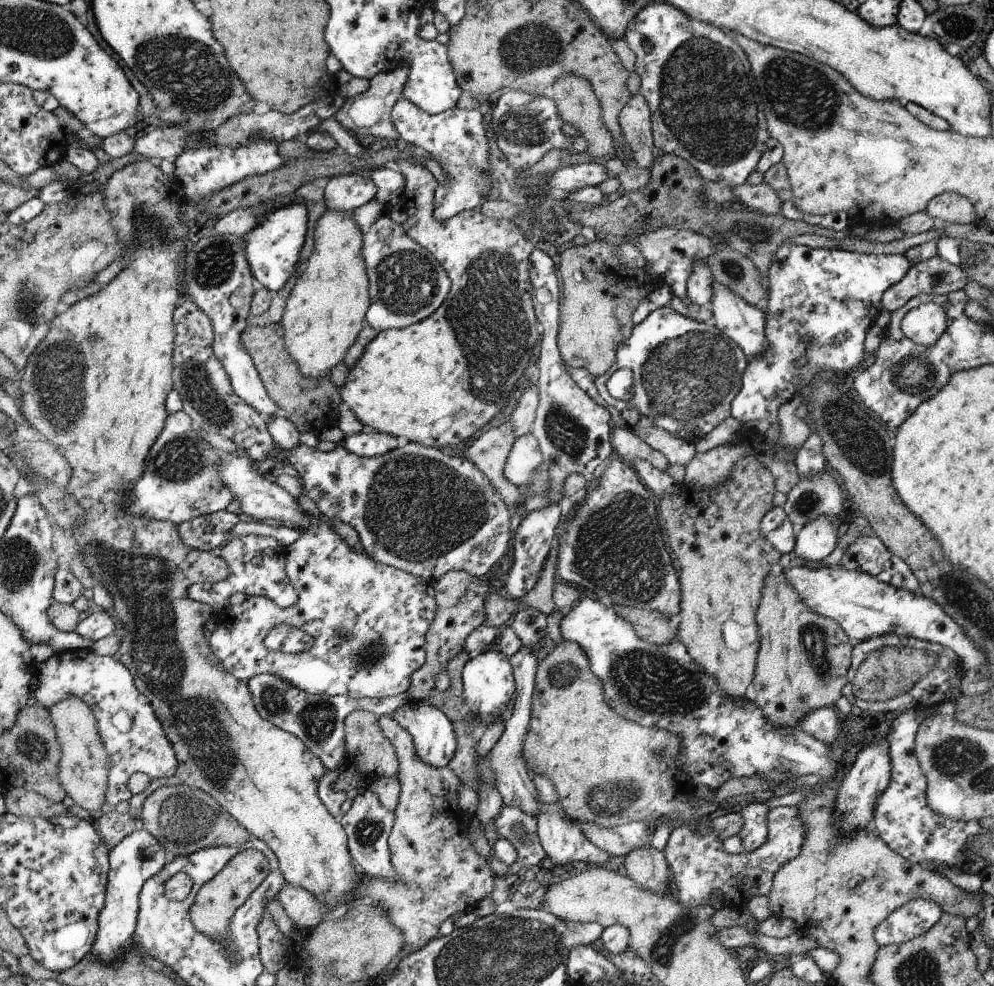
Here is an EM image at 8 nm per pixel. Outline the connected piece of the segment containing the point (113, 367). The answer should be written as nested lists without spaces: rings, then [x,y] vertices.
[[[134,161],[125,165],[119,170],[113,172],[110,180],[104,187],[105,204],[112,213],[113,227],[117,229],[117,235],[123,240],[124,268],[108,283],[105,284],[100,292],[88,298],[75,302],[68,310],[58,313],[50,327],[49,334],[38,345],[37,351],[29,360],[28,368],[24,370],[21,379],[21,401],[18,404],[23,416],[36,429],[37,433],[42,436],[44,441],[51,442],[60,454],[67,460],[72,469],[72,476],[65,486],[64,490],[82,507],[85,513],[83,521],[72,529],[70,534],[76,540],[76,544],[81,546],[84,556],[85,565],[90,569],[90,574],[96,581],[95,584],[102,584],[106,592],[111,594],[114,601],[113,617],[120,620],[122,624],[123,635],[119,650],[112,656],[118,659],[131,672],[137,688],[145,694],[152,702],[156,715],[164,725],[166,736],[173,743],[176,749],[178,768],[174,776],[168,777],[166,786],[188,785],[201,789],[210,797],[214,798],[218,804],[222,805],[226,812],[230,813],[252,836],[263,839],[274,852],[279,860],[279,869],[283,877],[295,887],[305,888],[308,892],[314,893],[318,900],[327,904],[327,913],[336,909],[341,904],[348,908],[352,906],[351,896],[354,891],[361,885],[362,873],[354,866],[353,858],[348,849],[348,836],[345,831],[345,825],[341,824],[340,819],[335,817],[329,811],[324,801],[318,794],[318,786],[322,776],[328,770],[325,764],[318,756],[296,735],[281,729],[269,720],[266,720],[261,713],[257,711],[256,702],[253,700],[252,693],[249,691],[249,684],[246,681],[238,680],[230,674],[230,671],[221,663],[219,658],[214,654],[209,641],[204,638],[204,624],[212,616],[216,616],[215,611],[205,603],[194,602],[188,598],[188,586],[196,582],[216,582],[224,580],[231,574],[228,562],[226,562],[218,553],[210,551],[199,551],[190,548],[180,537],[177,525],[170,521],[161,521],[149,519],[146,517],[137,517],[126,511],[126,507],[131,500],[129,492],[134,488],[138,479],[145,474],[145,460],[161,436],[161,432],[168,422],[168,412],[164,408],[168,392],[172,392],[172,348],[175,347],[174,325],[172,312],[178,304],[180,292],[178,292],[178,262],[184,256],[184,238],[186,238],[186,225],[182,220],[180,209],[180,188],[174,186],[174,182],[168,179],[160,172],[160,167],[156,168],[150,161]]]

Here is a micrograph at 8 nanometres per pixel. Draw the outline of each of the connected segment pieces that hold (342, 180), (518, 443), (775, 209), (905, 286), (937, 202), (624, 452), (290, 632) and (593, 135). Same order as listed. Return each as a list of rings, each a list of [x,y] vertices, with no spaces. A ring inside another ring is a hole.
[[[366,173],[340,174],[324,183],[324,200],[327,208],[350,214],[372,200],[377,193],[376,184]]]
[[[531,430],[516,438],[507,457],[503,475],[516,486],[529,483],[543,456]]]
[[[764,182],[758,185],[734,184],[729,185],[732,194],[740,200],[745,207],[762,211],[767,215],[781,213],[782,200],[770,184]]]
[[[936,255],[929,260],[913,264],[904,279],[886,290],[881,306],[888,312],[900,310],[912,297],[919,294],[947,295],[963,289],[966,272]]]
[[[957,192],[936,195],[929,203],[926,212],[936,222],[970,224],[977,223],[977,212],[969,197]]]
[[[622,427],[612,428],[611,445],[614,455],[626,459],[628,463],[634,463],[636,458],[642,458],[662,471],[665,471],[667,464],[670,463],[660,451],[655,451],[632,430]]]
[[[284,624],[276,626],[265,637],[265,646],[269,650],[282,653],[301,653],[309,651],[314,645],[313,636],[302,629]]]
[[[572,74],[562,75],[550,88],[549,95],[557,101],[558,112],[562,120],[578,128],[581,132],[580,136],[588,141],[588,150],[586,152],[595,156],[597,161],[600,161],[601,157],[618,152],[611,132],[604,125],[601,104],[589,80]]]

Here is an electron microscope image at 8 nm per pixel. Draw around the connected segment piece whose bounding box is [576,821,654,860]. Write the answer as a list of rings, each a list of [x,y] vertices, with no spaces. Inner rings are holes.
[[[643,821],[608,828],[587,822],[576,824],[590,842],[609,853],[614,860],[626,856],[631,850],[646,843],[653,843],[654,828]]]

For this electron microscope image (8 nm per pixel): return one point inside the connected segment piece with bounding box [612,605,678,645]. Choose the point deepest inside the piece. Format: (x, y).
(653, 626)

